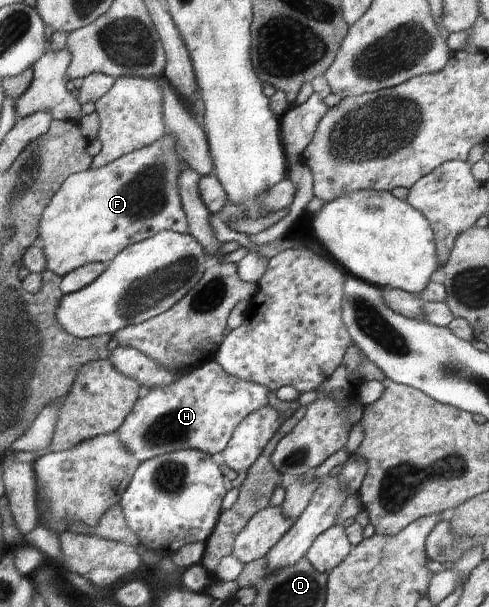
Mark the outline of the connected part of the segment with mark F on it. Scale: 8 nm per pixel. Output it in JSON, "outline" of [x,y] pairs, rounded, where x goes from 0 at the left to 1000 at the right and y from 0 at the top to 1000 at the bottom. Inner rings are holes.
{"outline":[[[337,221],[315,237],[249,255],[204,277],[143,288],[92,343],[78,376],[82,387],[76,392],[88,402],[84,407],[94,422],[92,445],[129,456],[172,435],[188,432],[223,435],[233,422],[245,418],[258,407],[323,387],[323,382],[384,384],[384,357],[372,336],[370,310],[364,310],[364,290],[372,283],[372,273],[380,270],[382,267],[364,257],[356,224]]]}

